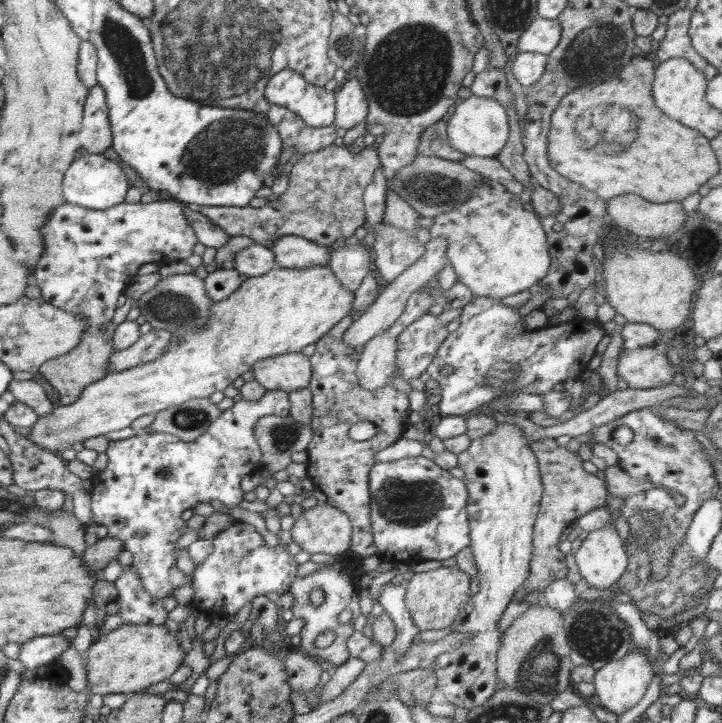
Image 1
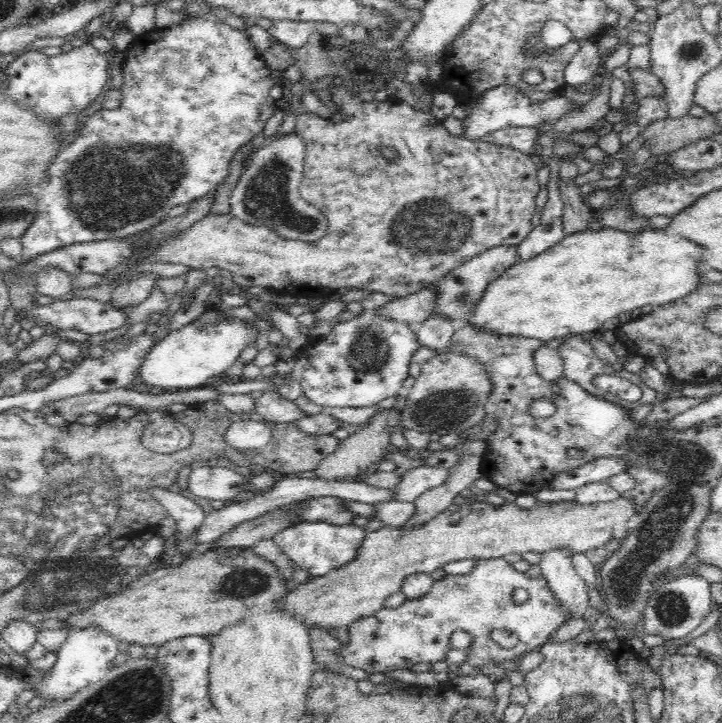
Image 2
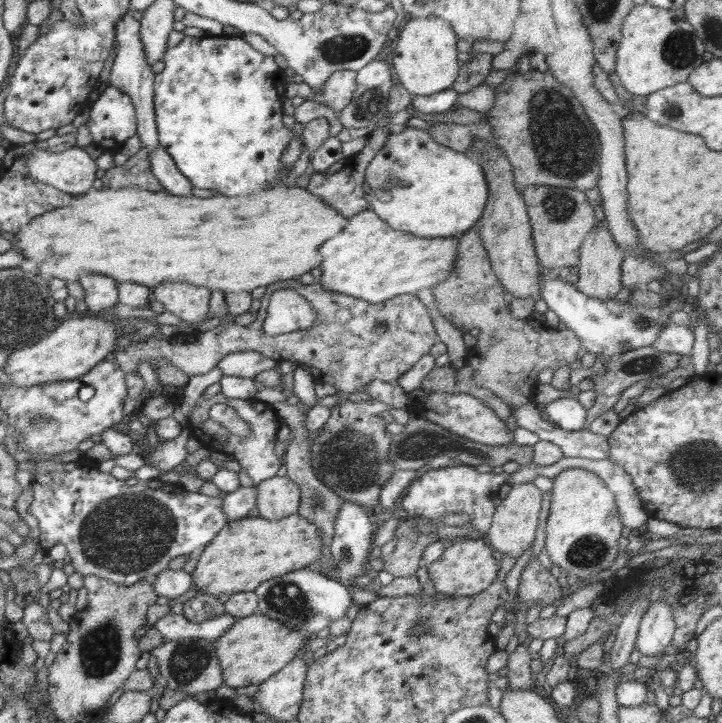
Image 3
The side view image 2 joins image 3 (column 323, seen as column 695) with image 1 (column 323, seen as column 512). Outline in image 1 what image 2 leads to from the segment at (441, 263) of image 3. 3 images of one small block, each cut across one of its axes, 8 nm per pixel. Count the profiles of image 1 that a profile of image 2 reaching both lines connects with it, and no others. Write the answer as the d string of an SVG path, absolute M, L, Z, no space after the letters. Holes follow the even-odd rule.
M326 265L304 268L275 266L266 274L247 277L228 298L211 304L211 316L199 328L187 332L179 330L172 334L160 358L122 372L108 373L104 378L85 386L74 404L54 406L52 414L39 416L38 422L23 434L39 448L58 454L74 443L122 430L138 417L155 415L174 406L180 408L184 402L193 398L209 398L213 392L228 388L259 360L279 354L300 353L304 346L316 343L334 325L352 313L354 297Z

